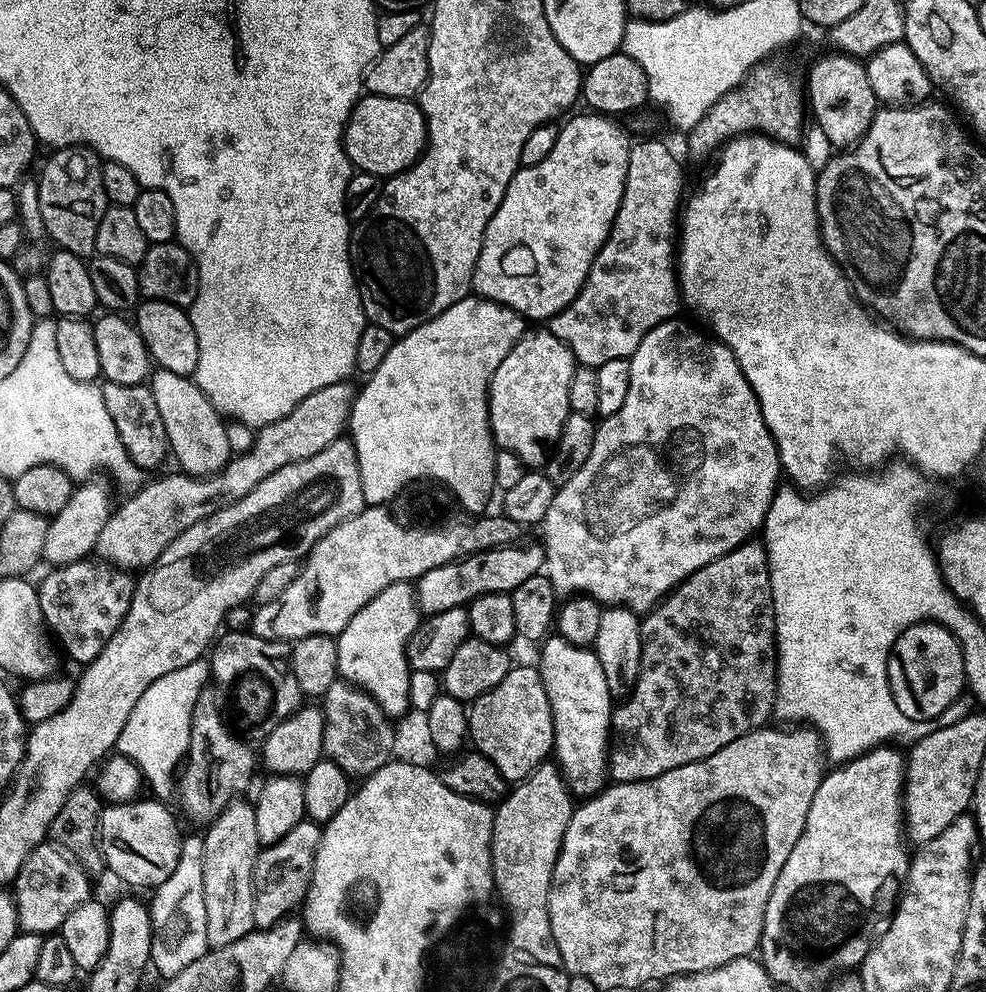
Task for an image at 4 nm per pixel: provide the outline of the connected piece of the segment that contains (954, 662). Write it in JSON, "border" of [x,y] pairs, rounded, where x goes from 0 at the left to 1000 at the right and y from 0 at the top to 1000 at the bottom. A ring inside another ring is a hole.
{"border":[[[938,627],[923,631],[907,647],[901,661],[901,686],[907,708],[911,708],[911,716],[919,724],[936,728],[955,721],[980,694],[974,648],[963,634],[953,629]]]}

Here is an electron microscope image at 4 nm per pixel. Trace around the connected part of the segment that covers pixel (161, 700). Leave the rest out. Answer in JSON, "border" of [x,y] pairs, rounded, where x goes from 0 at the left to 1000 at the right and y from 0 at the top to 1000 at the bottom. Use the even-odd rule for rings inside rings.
{"border":[[[204,663],[193,667],[193,671],[185,671],[185,675],[176,675],[176,679],[160,683],[140,705],[132,724],[128,725],[128,732],[124,732],[117,757],[137,768],[145,789],[149,793],[151,790],[154,793],[153,801],[163,807],[173,807],[173,802],[175,805],[176,783],[181,771],[191,760],[197,708],[208,697],[210,690],[207,689],[212,689],[212,677],[212,666]]]}

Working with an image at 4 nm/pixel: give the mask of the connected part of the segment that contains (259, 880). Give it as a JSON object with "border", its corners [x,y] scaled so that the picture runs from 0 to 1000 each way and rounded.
{"border":[[[309,825],[300,830],[298,837],[286,841],[282,849],[265,854],[256,878],[258,932],[261,936],[278,933],[282,928],[295,924],[299,920],[296,918],[307,912],[312,902],[312,890],[316,888],[326,838],[326,832]]]}

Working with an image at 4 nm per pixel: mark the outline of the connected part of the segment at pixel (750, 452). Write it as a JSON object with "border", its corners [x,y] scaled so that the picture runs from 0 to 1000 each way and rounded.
{"border":[[[683,321],[663,329],[663,333],[651,341],[647,353],[643,353],[637,363],[637,368],[639,393],[635,397],[635,405],[631,405],[631,410],[626,415],[608,424],[598,462],[594,462],[590,474],[586,474],[578,486],[565,491],[562,506],[558,506],[558,514],[554,514],[550,529],[550,577],[569,602],[575,603],[581,599],[601,601],[610,611],[639,613],[646,619],[653,619],[664,613],[700,579],[712,575],[712,571],[724,567],[730,560],[740,558],[751,548],[758,548],[774,533],[779,511],[793,484],[793,473],[787,447],[771,416],[769,401],[761,385],[757,385],[757,377],[753,377],[744,357],[732,344],[718,337],[713,339],[708,332],[693,327],[690,321]]]}

